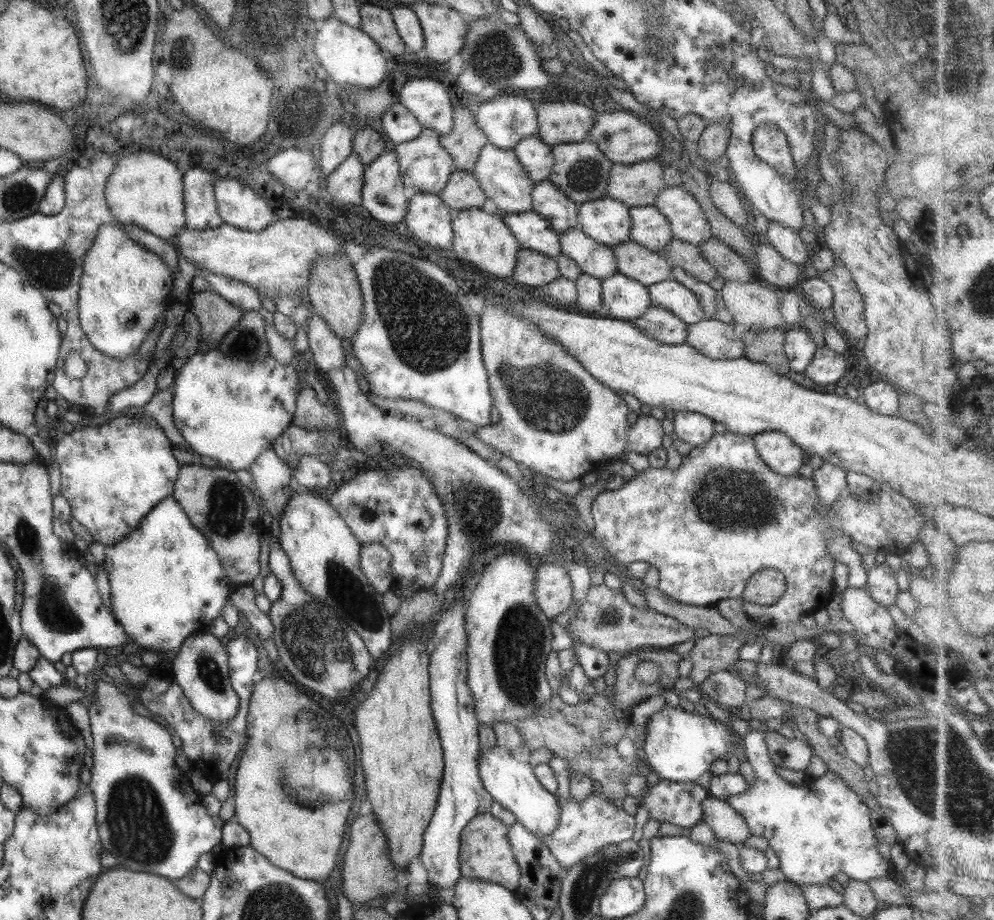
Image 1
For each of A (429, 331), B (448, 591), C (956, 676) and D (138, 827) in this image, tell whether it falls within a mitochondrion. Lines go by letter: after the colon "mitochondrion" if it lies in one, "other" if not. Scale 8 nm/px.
A: mitochondrion
B: other
C: other
D: mitochondrion

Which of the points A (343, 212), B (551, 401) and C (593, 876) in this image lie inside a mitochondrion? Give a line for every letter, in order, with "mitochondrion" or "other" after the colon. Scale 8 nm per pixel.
A: other
B: mitochondrion
C: mitochondrion

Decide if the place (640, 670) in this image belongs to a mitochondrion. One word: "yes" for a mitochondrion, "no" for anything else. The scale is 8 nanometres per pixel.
no

